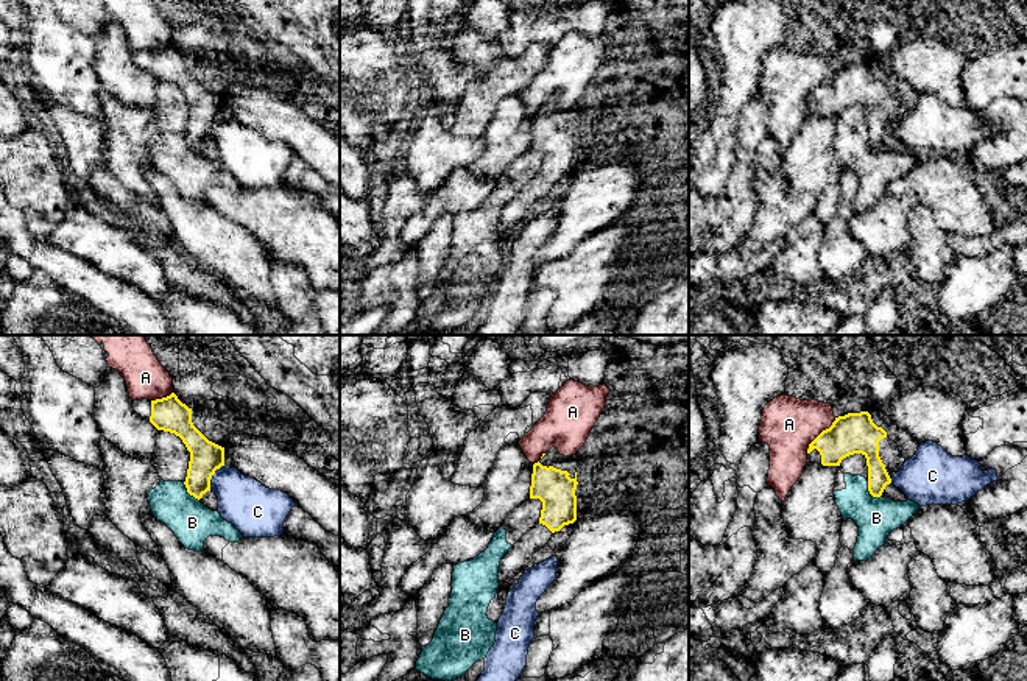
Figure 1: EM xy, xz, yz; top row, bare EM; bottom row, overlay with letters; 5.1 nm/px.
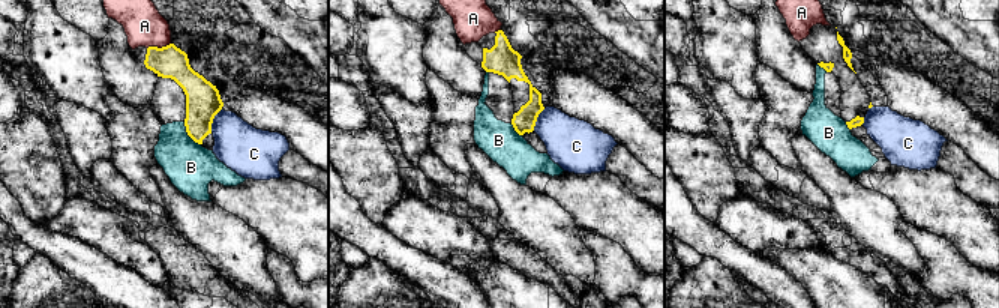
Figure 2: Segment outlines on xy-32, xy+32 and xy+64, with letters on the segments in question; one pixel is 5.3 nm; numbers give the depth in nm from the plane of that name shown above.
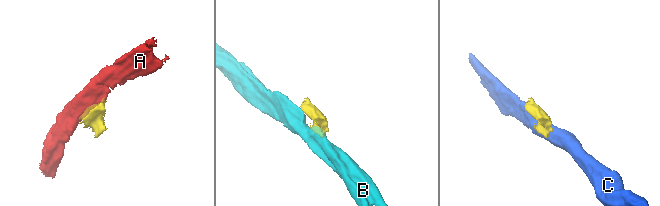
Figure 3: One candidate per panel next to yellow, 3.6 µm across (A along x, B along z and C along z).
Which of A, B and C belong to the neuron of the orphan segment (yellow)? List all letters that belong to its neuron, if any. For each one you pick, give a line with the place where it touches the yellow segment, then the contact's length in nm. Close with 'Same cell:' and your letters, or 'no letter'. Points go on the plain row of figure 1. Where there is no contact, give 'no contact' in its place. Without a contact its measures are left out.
Same cell: no letter

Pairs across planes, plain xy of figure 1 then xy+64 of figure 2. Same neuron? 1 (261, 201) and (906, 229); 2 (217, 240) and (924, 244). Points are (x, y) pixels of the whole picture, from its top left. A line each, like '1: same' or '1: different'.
1: different
2: different

